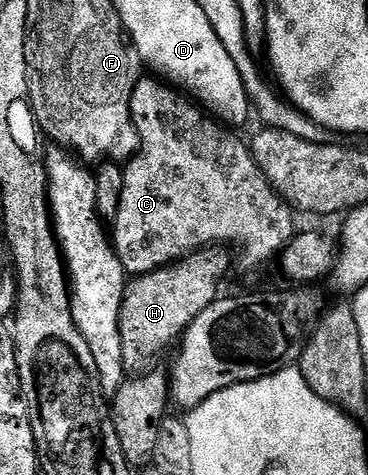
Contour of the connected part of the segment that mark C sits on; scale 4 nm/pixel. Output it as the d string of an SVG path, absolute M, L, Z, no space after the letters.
M142 76L137 81L129 107L141 137L141 149L124 167L123 196L119 200L119 212L111 224L113 248L126 275L150 274L159 266L172 266L188 254L218 244L232 248L236 261L238 258L245 270L263 265L268 258L276 259L294 236L295 214L289 203L265 179L246 139L244 142L236 138L230 127L206 113L180 89L153 76Z

